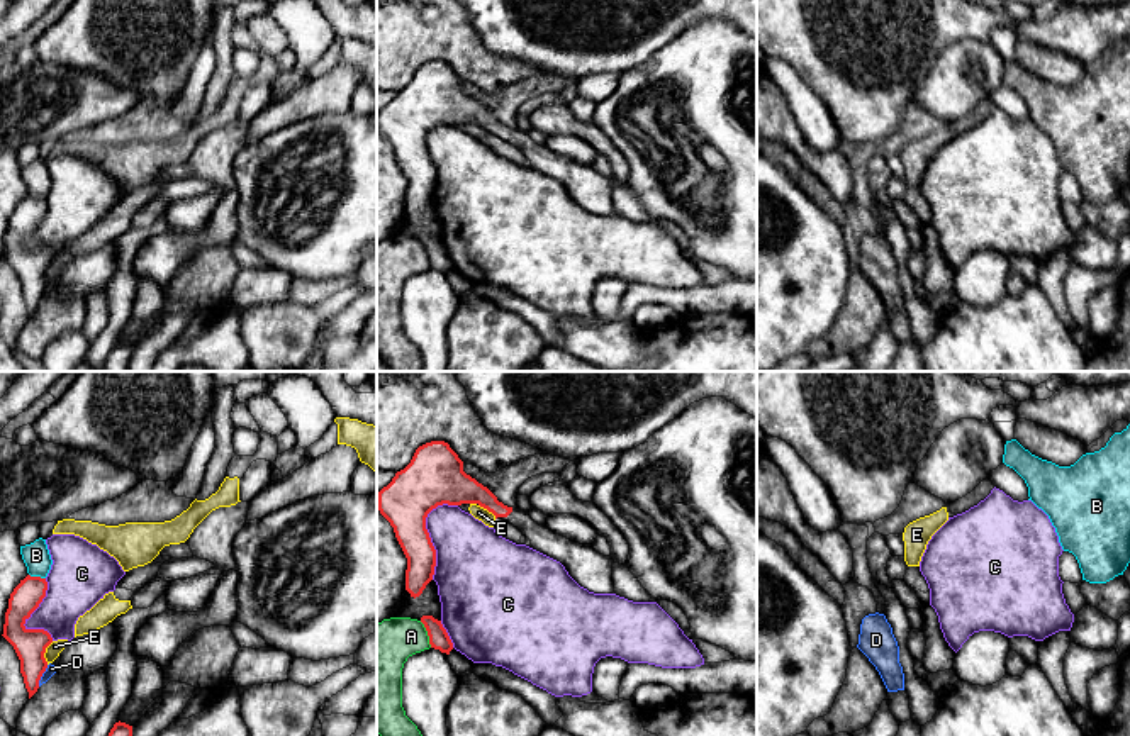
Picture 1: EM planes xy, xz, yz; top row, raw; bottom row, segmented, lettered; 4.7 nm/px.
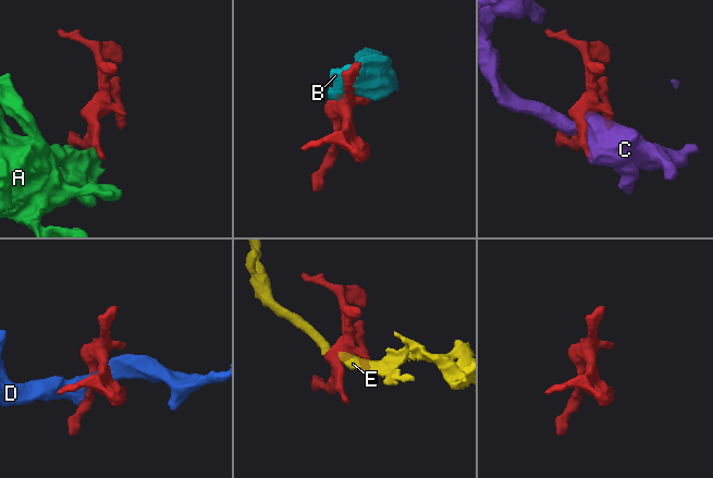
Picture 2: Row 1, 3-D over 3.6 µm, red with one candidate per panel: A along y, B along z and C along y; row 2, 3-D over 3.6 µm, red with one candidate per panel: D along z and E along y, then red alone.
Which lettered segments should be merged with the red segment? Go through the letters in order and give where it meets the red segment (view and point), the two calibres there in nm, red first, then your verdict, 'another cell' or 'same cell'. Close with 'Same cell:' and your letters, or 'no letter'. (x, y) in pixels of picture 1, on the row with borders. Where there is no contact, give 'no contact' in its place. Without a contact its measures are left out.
A: xz (428, 635) | 100/260 nm | another cell
B: xy (38, 577) | 140/130 nm | another cell
C: xz (428, 533) | 260/360 nm | another cell
D: xy (41, 675) | 150/50 nm | another cell
E: xy (44, 652) | 150/70 nm | another cell
Same cell: no letter

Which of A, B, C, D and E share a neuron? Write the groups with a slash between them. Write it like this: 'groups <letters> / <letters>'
groups A / B / C / D / E

